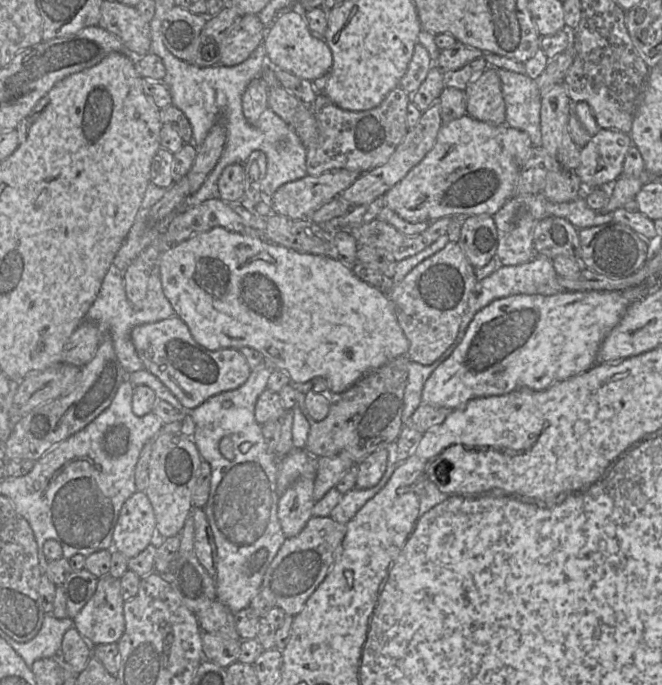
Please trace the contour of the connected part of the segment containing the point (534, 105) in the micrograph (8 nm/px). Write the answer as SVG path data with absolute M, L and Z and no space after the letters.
M497 69L506 107L505 124L526 132L534 147L542 145L540 93L535 79Z

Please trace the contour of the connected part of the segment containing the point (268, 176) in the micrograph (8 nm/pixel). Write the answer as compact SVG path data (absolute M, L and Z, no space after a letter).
M269 108L261 114L255 127L264 134L264 142L260 150L266 155L267 168L260 189L269 200L282 185L307 176L306 149L292 128Z

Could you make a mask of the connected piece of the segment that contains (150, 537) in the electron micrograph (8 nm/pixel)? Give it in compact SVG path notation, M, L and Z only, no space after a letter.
M136 492L123 504L113 532L113 548L128 559L157 539L152 504L145 492Z

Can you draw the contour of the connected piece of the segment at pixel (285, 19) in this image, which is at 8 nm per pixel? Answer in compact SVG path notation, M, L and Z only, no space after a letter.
M290 10L276 17L266 29L263 44L270 66L286 70L301 79L321 82L331 70L333 56L329 46L323 38L309 30L299 10Z

